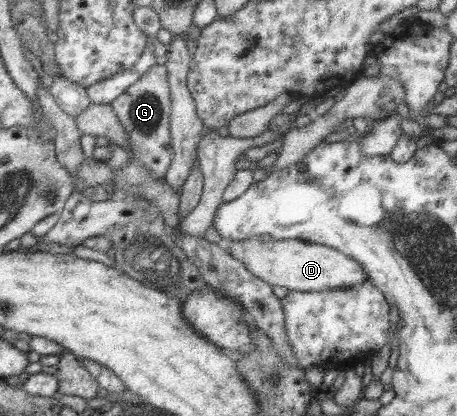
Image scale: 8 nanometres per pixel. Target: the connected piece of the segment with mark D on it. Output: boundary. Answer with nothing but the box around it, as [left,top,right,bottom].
[226,237,367,292]

